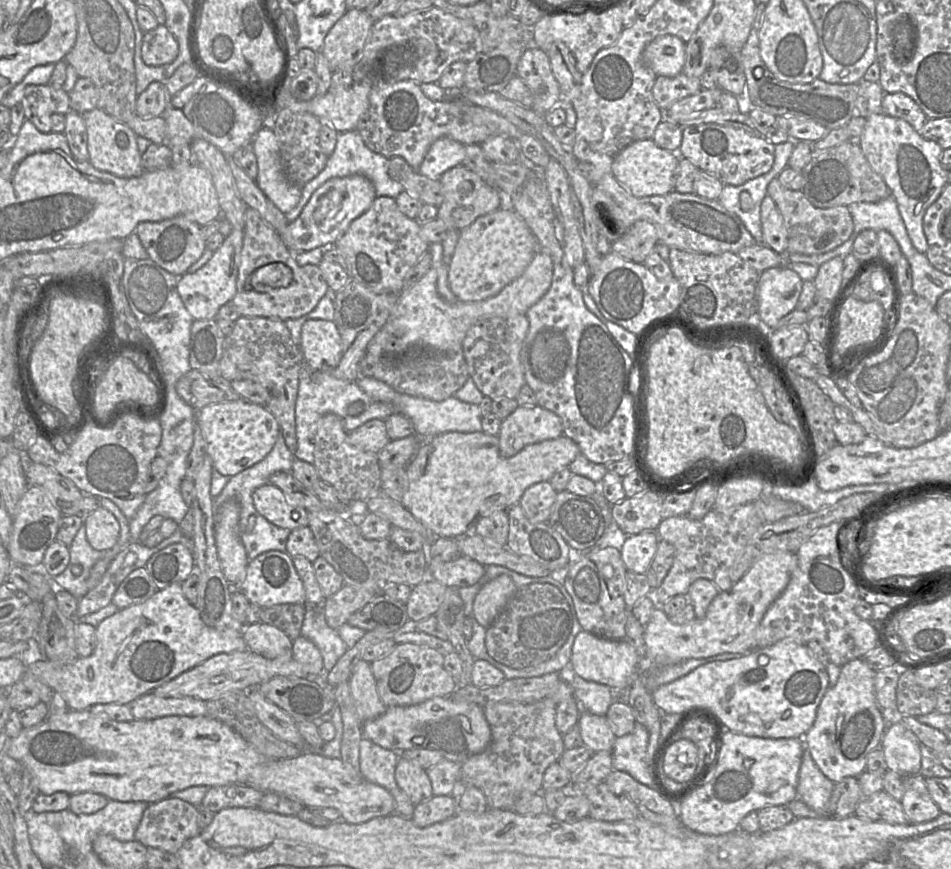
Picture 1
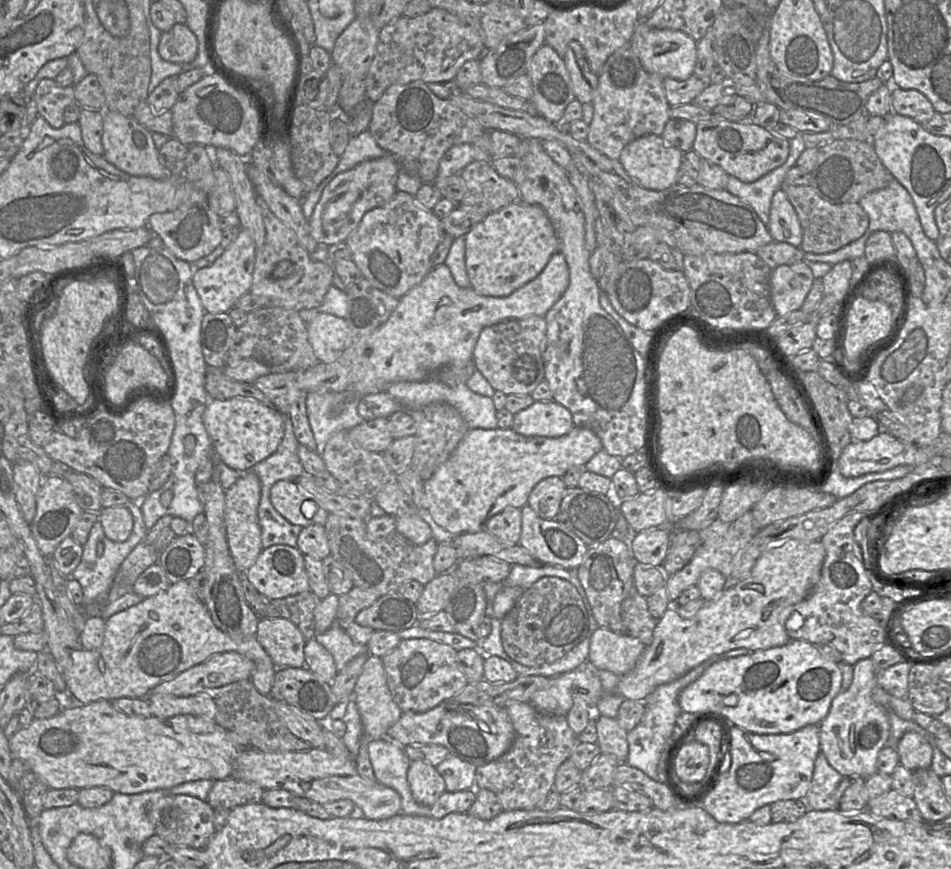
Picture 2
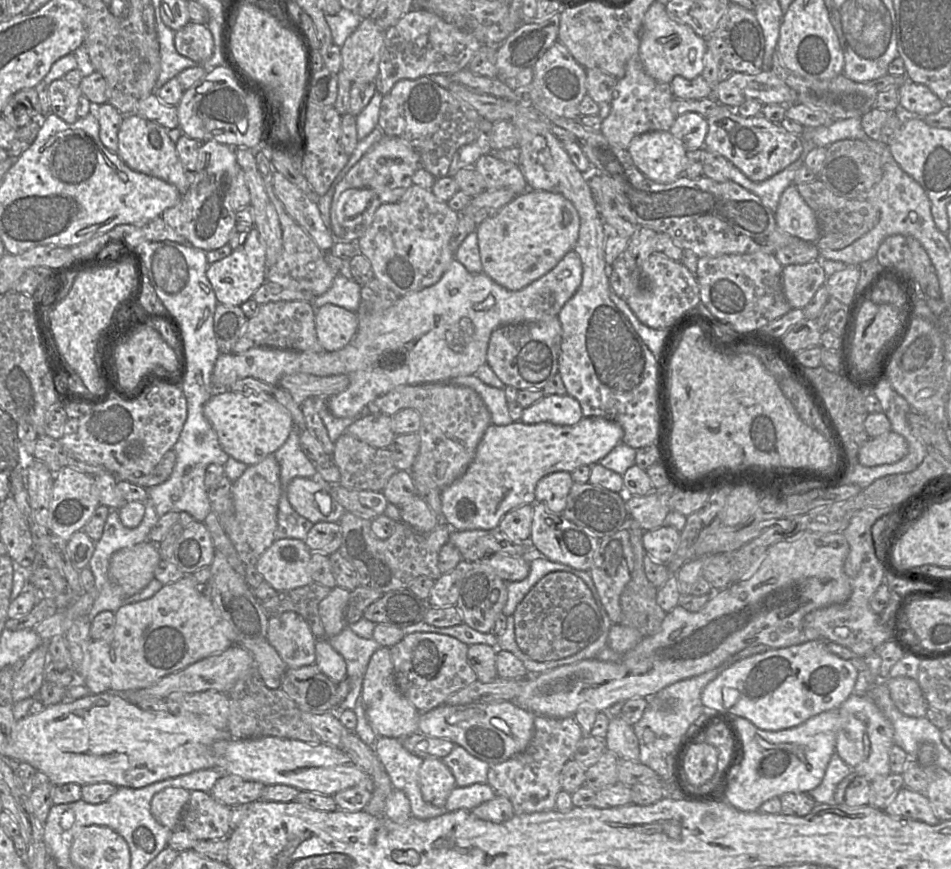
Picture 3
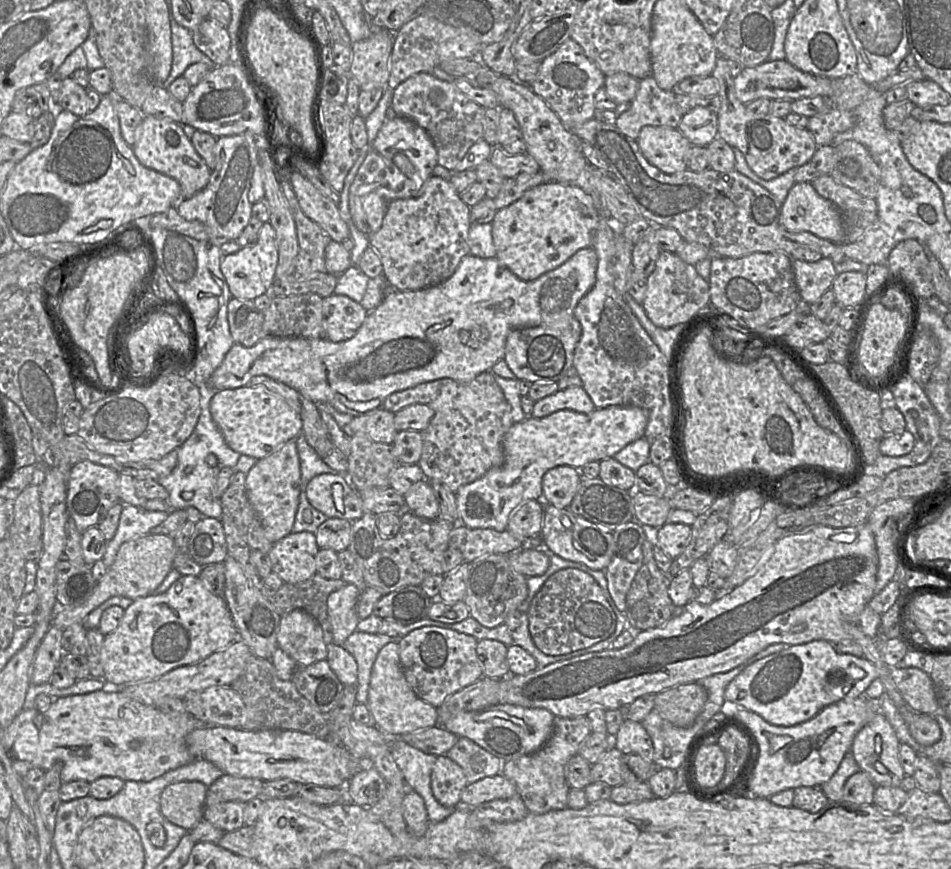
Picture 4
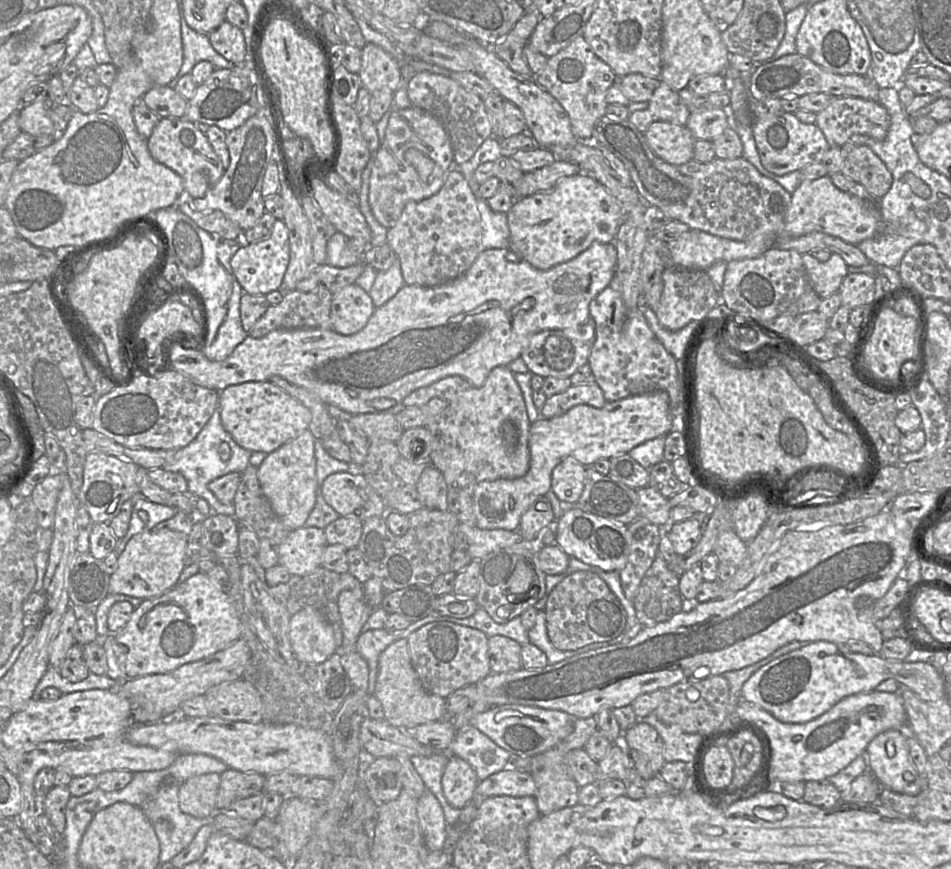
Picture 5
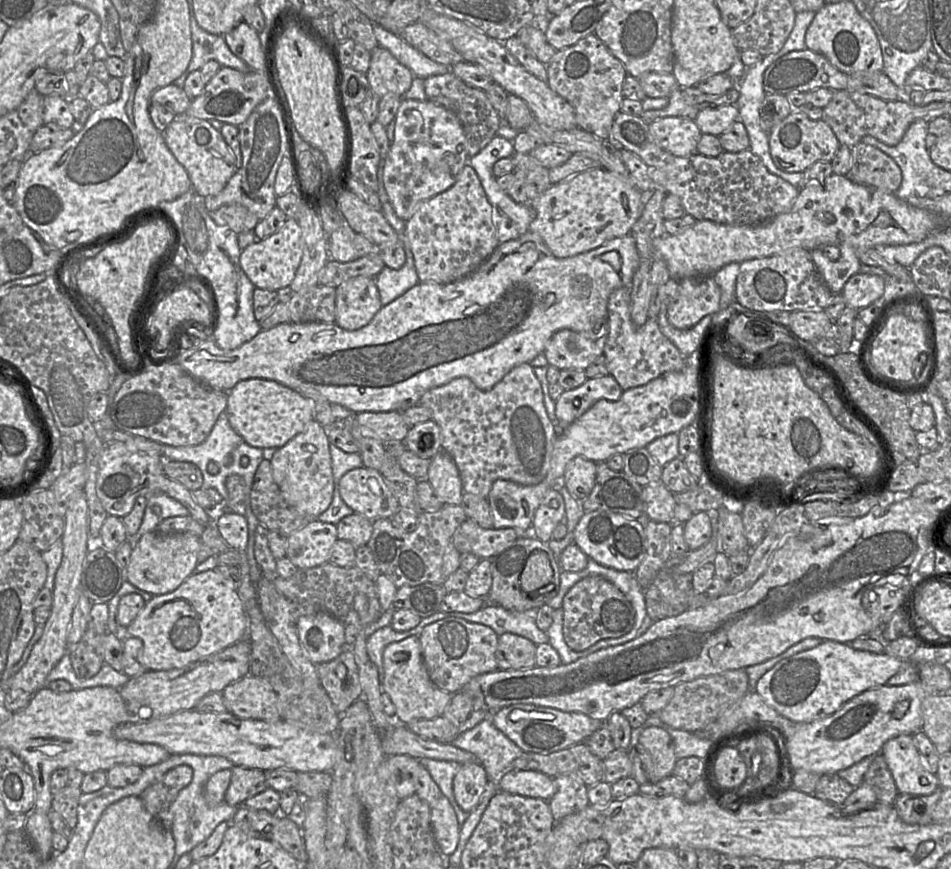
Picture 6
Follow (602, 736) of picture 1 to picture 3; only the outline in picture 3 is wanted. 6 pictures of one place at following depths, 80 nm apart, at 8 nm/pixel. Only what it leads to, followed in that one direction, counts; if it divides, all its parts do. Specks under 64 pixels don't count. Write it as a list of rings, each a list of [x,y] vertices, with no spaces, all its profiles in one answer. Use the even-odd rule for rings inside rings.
[[[611,718],[605,736],[607,751],[615,754],[618,759],[639,760],[639,741],[633,726],[623,718]]]

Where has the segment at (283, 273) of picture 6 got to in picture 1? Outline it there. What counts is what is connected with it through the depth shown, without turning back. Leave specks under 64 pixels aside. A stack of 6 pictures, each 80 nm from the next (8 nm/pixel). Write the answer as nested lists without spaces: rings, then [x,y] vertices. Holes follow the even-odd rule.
[[[236,230],[222,245],[213,252],[209,261],[192,273],[185,273],[178,277],[176,290],[184,303],[185,308],[194,320],[213,319],[222,306],[229,303],[236,294],[236,280],[243,246],[243,231]]]

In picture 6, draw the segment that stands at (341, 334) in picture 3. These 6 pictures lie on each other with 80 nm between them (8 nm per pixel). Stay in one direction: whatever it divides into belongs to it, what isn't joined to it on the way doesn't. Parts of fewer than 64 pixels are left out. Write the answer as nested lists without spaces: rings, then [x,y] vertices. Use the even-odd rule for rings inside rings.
[[[357,276],[336,290],[335,323],[342,329],[353,331],[366,326],[383,306],[375,277]]]

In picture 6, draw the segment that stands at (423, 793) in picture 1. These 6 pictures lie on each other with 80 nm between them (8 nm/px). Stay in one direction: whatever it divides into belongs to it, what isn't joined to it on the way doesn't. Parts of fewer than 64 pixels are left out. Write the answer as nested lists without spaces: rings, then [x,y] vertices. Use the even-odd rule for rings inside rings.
[[[478,762],[463,763],[453,779],[455,801],[470,812],[479,804],[488,782],[486,771]]]

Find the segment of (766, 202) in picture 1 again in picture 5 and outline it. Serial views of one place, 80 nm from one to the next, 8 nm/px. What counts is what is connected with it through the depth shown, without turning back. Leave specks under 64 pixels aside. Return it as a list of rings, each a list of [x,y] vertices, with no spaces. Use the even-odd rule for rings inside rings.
[[[829,175],[815,180],[805,180],[792,193],[784,230],[792,237],[819,232],[858,245],[878,233],[881,221],[878,200],[862,199],[840,190],[833,184]]]

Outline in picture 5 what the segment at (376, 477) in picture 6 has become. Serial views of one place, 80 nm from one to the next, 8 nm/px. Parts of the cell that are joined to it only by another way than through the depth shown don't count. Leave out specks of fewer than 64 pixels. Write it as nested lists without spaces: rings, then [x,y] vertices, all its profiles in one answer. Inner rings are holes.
[[[339,472],[325,478],[320,486],[320,498],[341,517],[357,517],[367,520],[373,516],[385,517],[389,511],[380,496],[360,473]]]

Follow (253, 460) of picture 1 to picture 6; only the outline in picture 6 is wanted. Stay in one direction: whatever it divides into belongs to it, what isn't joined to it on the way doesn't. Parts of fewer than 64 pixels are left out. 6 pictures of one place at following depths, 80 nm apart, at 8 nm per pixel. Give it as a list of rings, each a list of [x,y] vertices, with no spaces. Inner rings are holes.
[[[249,378],[239,381],[230,391],[225,413],[231,427],[250,446],[280,448],[294,438],[314,417],[314,401],[274,380]]]

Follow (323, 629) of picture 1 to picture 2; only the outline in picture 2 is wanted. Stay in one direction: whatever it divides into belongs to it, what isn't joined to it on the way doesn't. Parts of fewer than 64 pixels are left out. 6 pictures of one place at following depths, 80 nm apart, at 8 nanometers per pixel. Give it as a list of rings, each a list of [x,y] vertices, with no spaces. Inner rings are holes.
[[[335,624],[323,633],[316,633],[314,639],[331,653],[338,671],[353,658],[368,654],[367,645],[353,642],[345,629]]]

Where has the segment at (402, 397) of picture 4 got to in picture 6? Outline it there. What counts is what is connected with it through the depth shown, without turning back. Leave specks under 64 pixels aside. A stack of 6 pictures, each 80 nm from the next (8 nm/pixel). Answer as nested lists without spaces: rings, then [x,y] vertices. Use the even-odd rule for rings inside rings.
[[[530,363],[512,368],[493,388],[480,390],[467,377],[458,377],[447,384],[426,391],[419,405],[432,412],[432,418],[441,430],[441,448],[454,460],[463,486],[463,507],[467,519],[483,528],[493,528],[493,518],[488,495],[496,480],[513,481],[521,485],[536,485],[546,477],[559,437],[555,424],[550,420],[545,403],[542,384]]]

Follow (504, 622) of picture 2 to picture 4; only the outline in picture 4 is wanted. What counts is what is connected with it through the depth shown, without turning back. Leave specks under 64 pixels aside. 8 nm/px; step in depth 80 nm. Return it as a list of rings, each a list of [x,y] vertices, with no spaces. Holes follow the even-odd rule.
[[[563,569],[555,572],[552,574],[543,584],[543,586],[540,588],[540,590],[534,595],[534,597],[529,602],[528,609],[526,611],[526,615],[528,618],[528,629],[531,635],[531,638],[535,644],[535,646],[544,654],[546,655],[562,655],[562,654],[568,654],[570,652],[584,649],[587,647],[590,647],[598,642],[601,642],[607,638],[609,638],[611,635],[619,636],[623,629],[625,628],[625,618],[624,615],[616,608],[613,601],[611,600],[608,593],[604,593],[600,585],[596,582],[596,580],[590,576],[589,574],[576,570],[576,569]]]

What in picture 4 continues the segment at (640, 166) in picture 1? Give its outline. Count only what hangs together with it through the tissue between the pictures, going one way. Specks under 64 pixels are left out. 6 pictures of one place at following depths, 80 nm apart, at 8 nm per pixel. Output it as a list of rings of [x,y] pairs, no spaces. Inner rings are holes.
[[[646,126],[641,130],[637,142],[647,161],[663,173],[672,175],[687,169],[688,151],[692,145],[678,128]]]

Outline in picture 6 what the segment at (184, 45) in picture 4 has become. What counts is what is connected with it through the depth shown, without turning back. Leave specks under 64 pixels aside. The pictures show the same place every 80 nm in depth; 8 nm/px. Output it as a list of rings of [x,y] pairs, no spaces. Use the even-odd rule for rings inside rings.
[[[194,18],[191,19],[191,38],[192,59],[185,72],[172,84],[182,88],[189,74],[200,70],[209,61],[216,61],[222,67],[233,68],[241,72],[253,71],[230,50],[223,36],[205,31]]]

